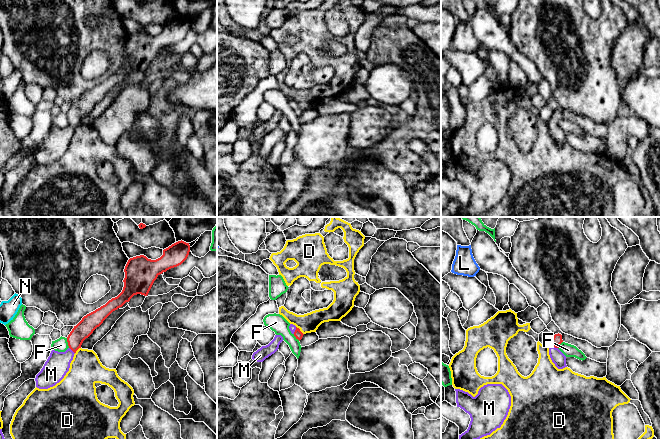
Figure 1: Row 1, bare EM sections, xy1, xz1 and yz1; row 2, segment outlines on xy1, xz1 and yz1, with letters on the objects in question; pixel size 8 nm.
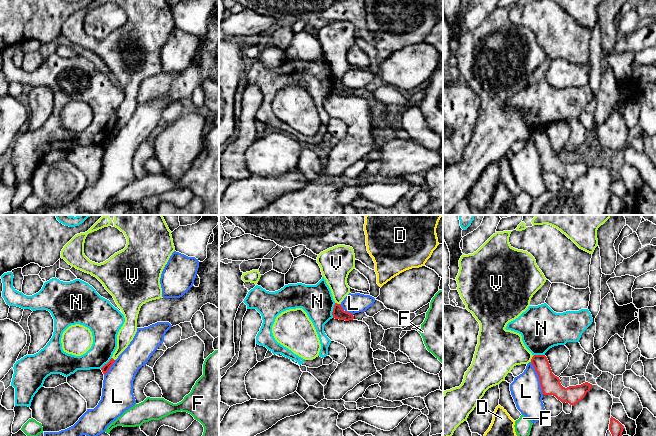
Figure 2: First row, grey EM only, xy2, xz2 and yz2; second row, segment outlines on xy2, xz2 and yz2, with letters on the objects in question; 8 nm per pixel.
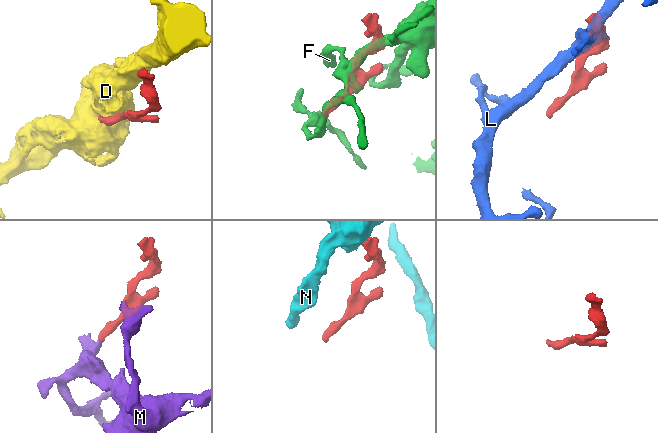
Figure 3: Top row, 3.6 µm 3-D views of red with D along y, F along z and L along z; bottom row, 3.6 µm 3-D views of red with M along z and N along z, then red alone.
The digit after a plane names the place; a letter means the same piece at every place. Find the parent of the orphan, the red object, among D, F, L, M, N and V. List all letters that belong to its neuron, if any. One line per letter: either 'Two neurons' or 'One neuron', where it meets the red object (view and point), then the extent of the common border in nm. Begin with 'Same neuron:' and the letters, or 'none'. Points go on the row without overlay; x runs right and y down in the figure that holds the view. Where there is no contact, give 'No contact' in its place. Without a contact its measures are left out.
Same neuron: M
D: Two neurons. Touches red at xz1 (299, 106). Shared border 90 nm
F: Two neurons. Touches red at xy1 (68, 119). Shared border 80 nm
L: Two neurons. Touches red at yz2 (539, 154). Shared border 280 nm
M: One neuron. Touches red at yz1 (554, 122). Shared border 70 nm
N: Two neurons. Touches red at xz2 (333, 86). Shared border 120 nm
V: Two neurons. Touches red at yz2 (531, 135). Shared border 50 nm

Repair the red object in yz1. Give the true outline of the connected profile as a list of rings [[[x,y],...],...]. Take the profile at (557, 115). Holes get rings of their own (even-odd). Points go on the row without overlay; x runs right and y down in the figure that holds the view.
[[[558,109],[554,111],[552,119],[549,122],[550,134],[558,145],[567,143],[566,132],[558,125],[562,118],[562,111]]]

